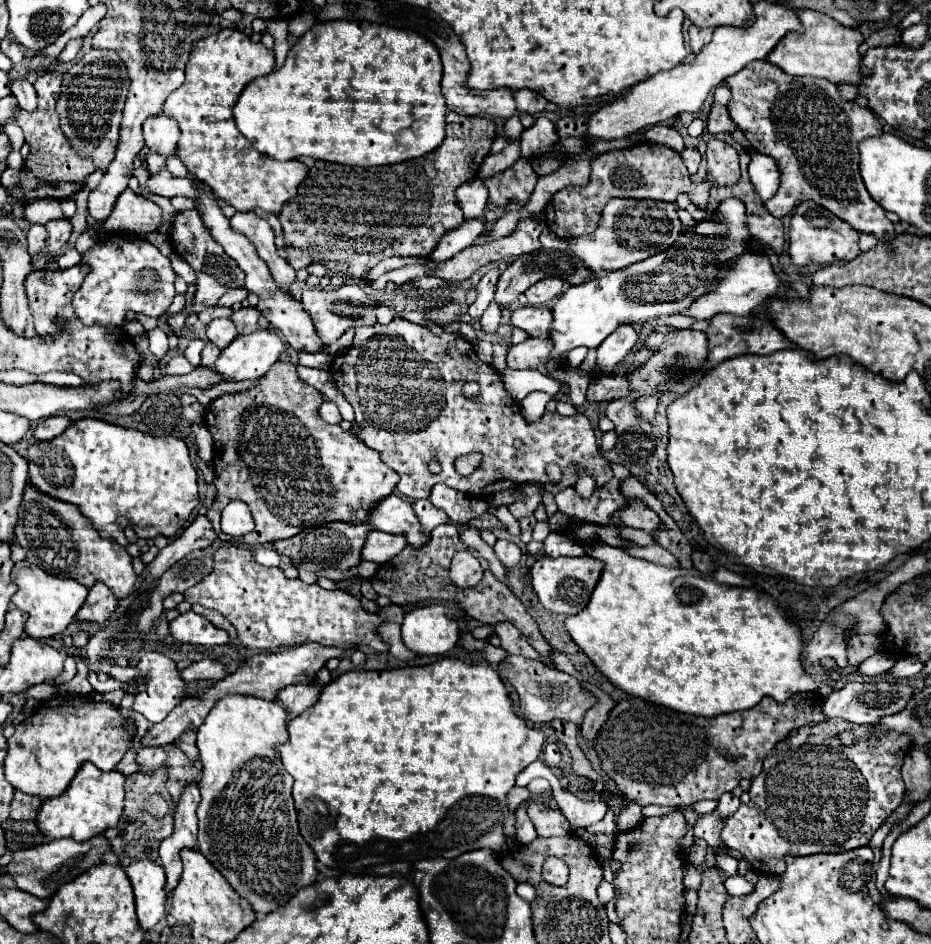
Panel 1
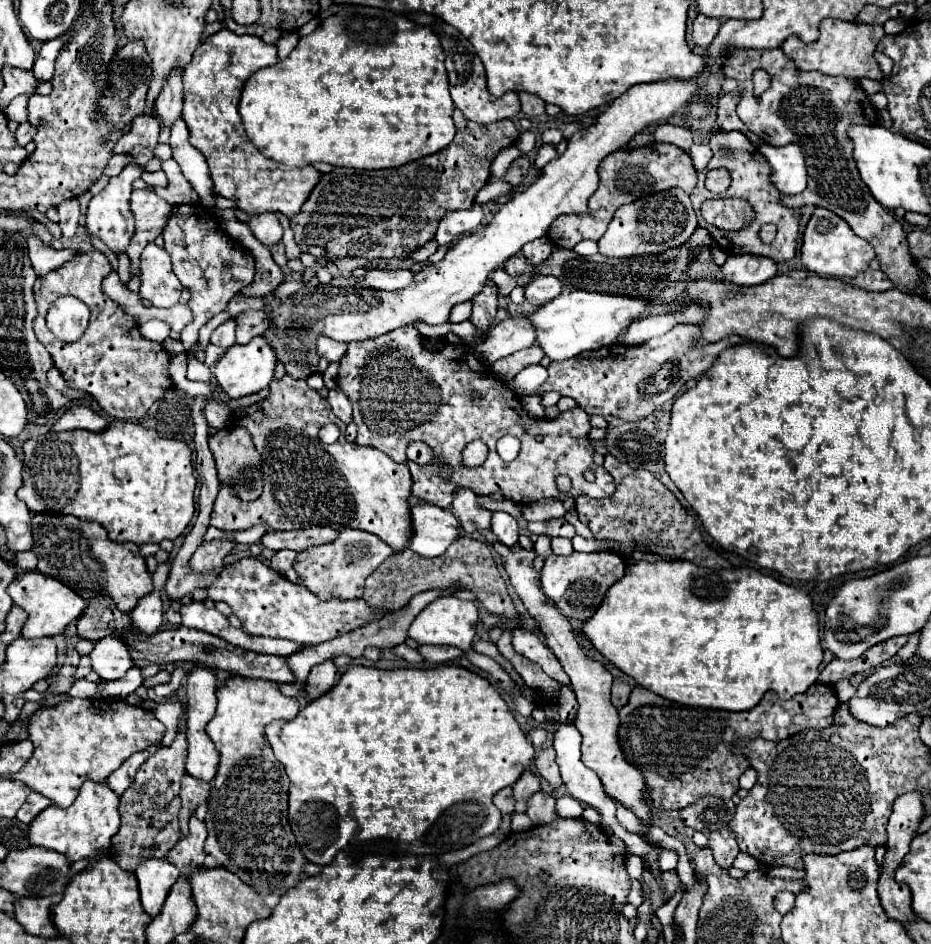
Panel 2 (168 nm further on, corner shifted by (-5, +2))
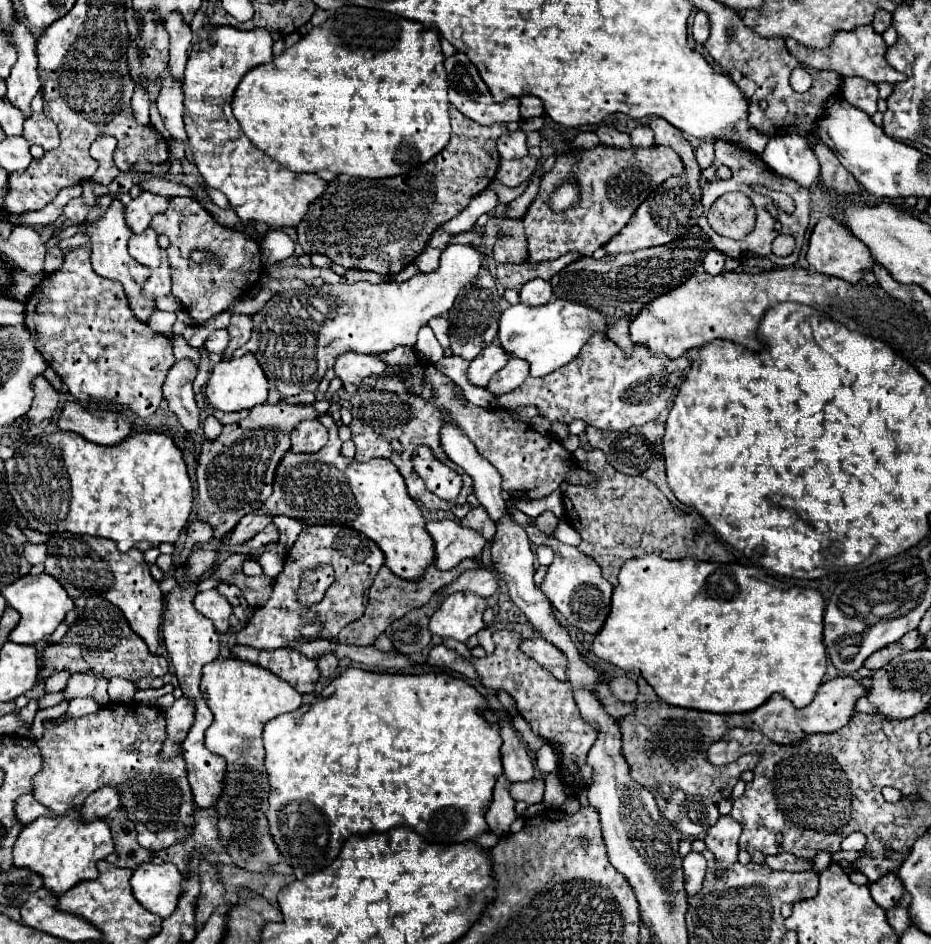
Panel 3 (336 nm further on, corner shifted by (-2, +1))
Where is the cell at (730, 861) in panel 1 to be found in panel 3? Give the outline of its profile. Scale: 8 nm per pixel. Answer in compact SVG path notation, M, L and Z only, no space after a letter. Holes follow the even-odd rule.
M720 816L720 820L708 830L704 842L706 848L716 856L718 876L722 876L728 868L738 862L738 838L740 824L730 816Z

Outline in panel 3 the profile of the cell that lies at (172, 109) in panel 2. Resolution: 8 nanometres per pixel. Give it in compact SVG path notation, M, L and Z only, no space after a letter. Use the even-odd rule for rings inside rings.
M180 14L168 16L164 22L168 34L170 34L170 60L168 60L168 72L174 80L180 80L184 74L184 66L188 60L188 46L192 42L192 30L184 24Z

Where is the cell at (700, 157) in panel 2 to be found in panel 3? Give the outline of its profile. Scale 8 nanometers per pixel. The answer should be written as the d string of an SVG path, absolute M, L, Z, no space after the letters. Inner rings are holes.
M702 142L696 150L694 150L694 156L696 156L696 162L700 168L708 168L714 160L714 146L712 142Z

